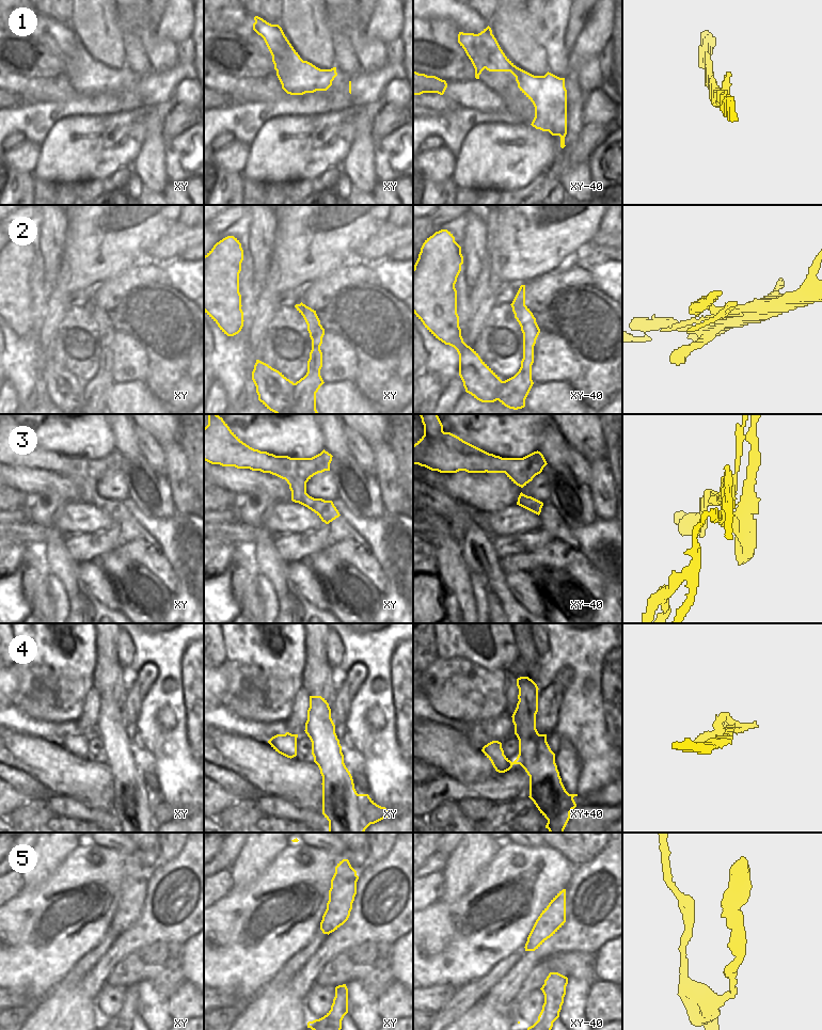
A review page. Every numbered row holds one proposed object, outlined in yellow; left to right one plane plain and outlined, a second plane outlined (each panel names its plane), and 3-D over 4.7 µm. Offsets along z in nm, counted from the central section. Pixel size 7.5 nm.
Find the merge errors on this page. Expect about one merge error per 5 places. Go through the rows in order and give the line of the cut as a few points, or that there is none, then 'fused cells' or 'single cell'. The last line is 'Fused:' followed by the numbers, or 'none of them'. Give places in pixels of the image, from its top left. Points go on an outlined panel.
1: no cut; single cell
2: no cut; single cell
3: cut in xy along (295, 471), (291, 469), (280, 469), (270, 473); fused cells
4: no cut; single cell
5: no cut; single cell
Fused: 3

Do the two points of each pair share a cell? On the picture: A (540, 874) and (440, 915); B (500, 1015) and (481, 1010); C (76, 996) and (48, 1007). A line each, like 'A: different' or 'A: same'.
A: same
B: same
C: same

